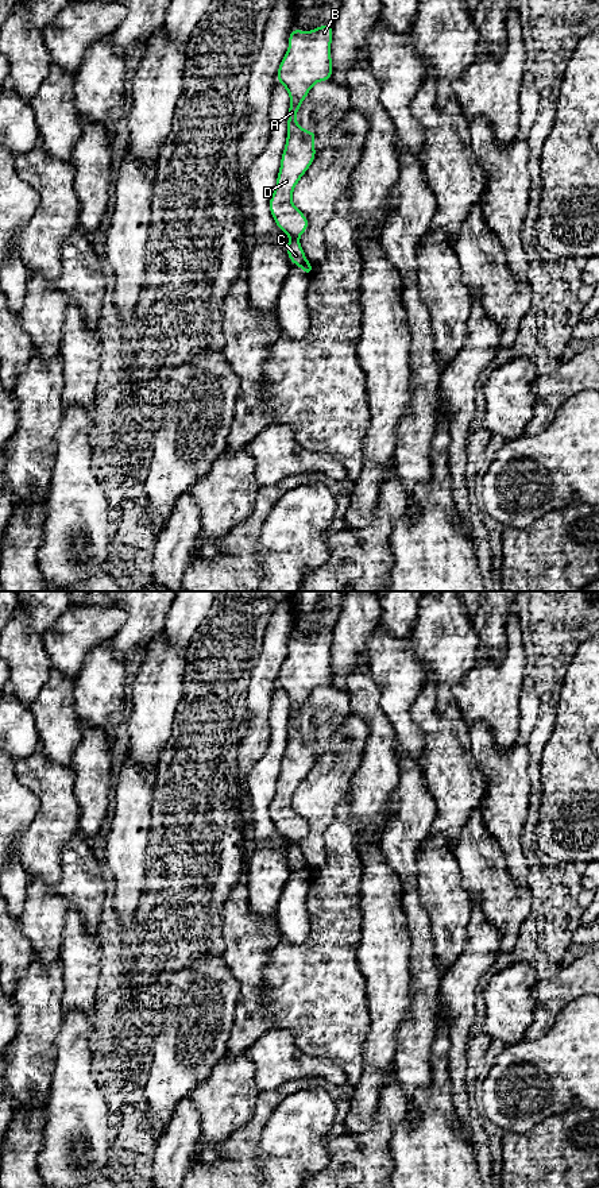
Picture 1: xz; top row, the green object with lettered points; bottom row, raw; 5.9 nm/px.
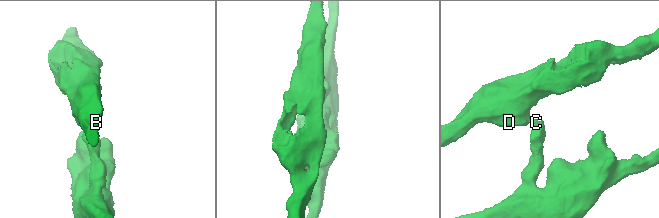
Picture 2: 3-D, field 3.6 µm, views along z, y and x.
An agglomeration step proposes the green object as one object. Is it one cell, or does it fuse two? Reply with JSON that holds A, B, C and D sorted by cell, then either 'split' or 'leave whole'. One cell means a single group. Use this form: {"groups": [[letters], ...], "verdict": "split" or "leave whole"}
{"groups": [["A", "B", "D"], ["C"]], "verdict": "split"}

